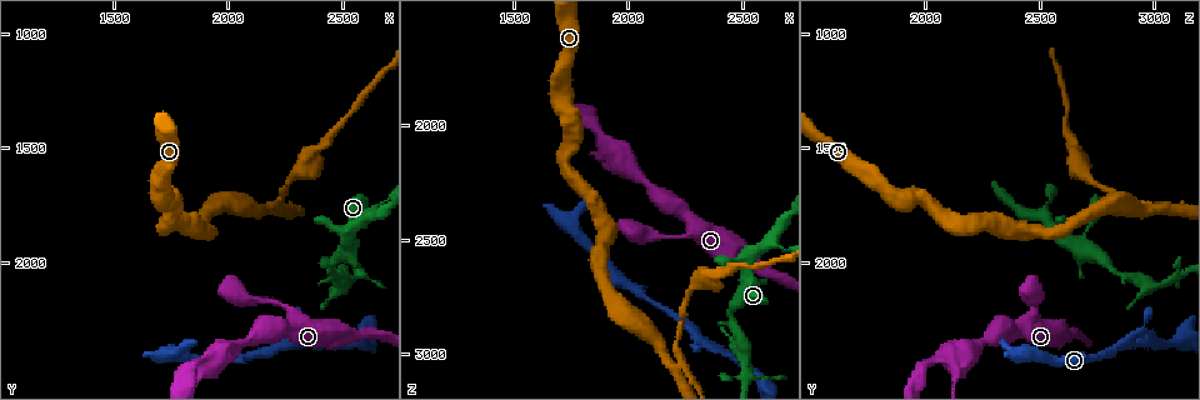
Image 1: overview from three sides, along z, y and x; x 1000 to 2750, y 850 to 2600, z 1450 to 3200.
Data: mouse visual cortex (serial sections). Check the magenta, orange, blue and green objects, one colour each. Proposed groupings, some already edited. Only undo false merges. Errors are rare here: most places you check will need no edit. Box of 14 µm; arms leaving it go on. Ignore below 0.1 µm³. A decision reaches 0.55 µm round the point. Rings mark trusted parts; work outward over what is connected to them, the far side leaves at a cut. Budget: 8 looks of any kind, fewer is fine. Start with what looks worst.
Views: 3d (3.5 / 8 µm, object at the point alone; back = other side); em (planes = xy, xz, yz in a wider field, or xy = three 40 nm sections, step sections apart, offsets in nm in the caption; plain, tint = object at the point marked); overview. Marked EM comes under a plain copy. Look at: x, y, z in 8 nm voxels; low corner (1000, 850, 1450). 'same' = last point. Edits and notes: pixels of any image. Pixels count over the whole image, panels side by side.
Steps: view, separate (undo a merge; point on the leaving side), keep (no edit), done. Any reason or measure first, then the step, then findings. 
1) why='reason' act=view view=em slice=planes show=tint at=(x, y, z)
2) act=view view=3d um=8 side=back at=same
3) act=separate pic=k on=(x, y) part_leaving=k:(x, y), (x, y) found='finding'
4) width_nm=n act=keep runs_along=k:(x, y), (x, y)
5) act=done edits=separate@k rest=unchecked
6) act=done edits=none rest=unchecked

why='thick turns thin' act=view view=3d um=3.5 at=(2600, 2330, 3120)

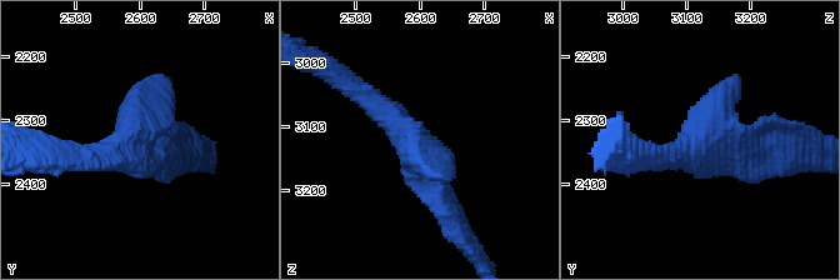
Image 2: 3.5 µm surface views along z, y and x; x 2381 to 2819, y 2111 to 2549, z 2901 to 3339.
why='shape alone is not enough' act=view view=em slice=xy step=2 show=tint at=(2590, 2325, 3120)

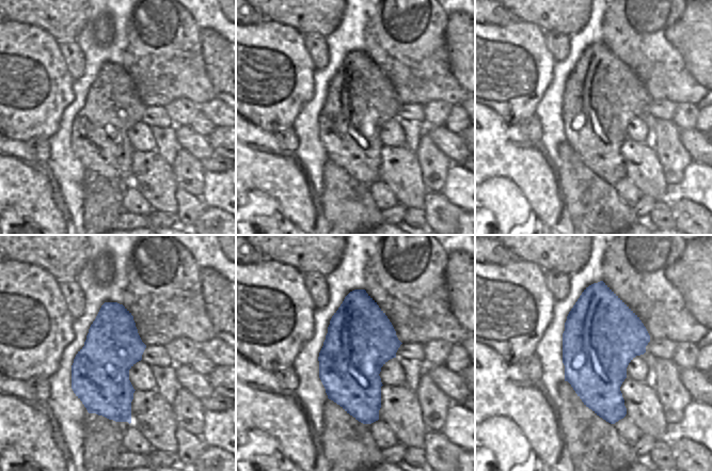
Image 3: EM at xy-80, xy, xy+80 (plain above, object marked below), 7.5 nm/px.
why='cut it another way' act=view view=em slice=xy step=5 show=tint at=same

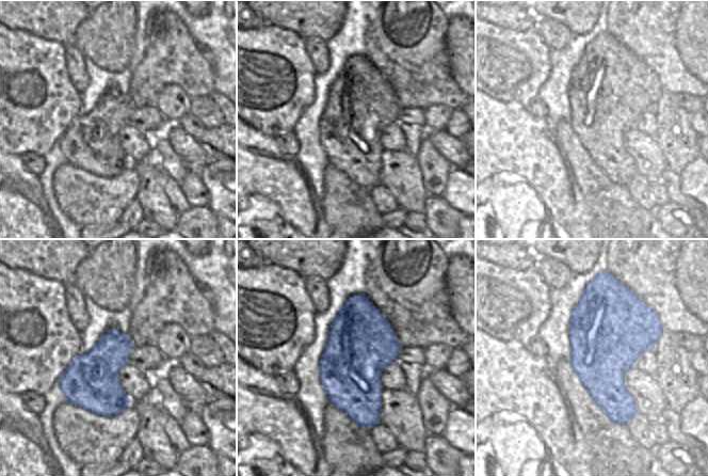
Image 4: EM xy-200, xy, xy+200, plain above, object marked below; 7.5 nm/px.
act=keep runs_along=2:(354, 90), (388, 115), (441, 176) found='continuous, no second cell'

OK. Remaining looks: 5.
why='two arms in line, one across' act=view view=3d um=3.5 at=(2200, 1770, 3060)

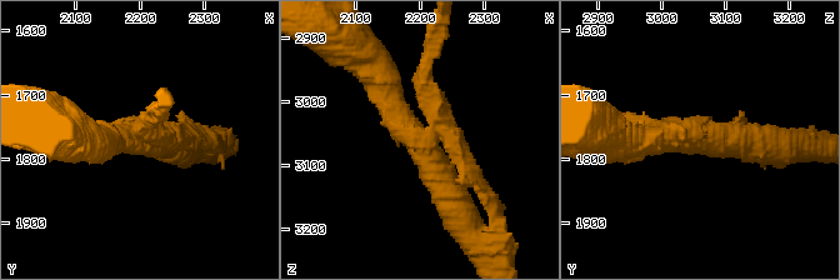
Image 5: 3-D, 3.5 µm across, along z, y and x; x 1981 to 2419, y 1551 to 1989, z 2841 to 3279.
why='now the EM' act=view view=em slice=xy step=1 show=tint at=(2205, 1765, 3060)

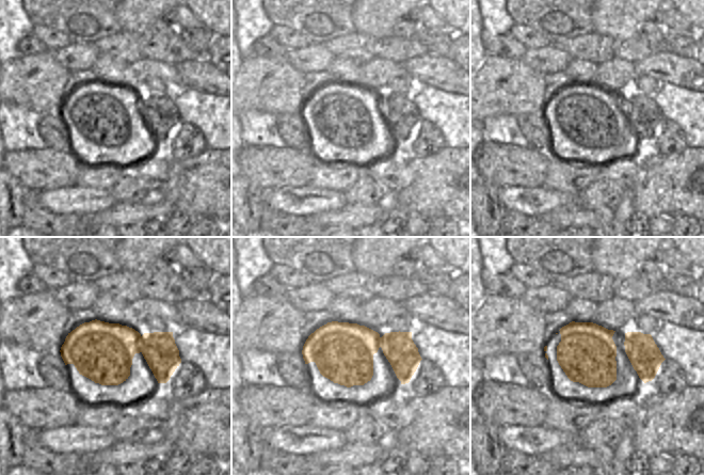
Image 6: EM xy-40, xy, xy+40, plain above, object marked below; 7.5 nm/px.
width_nm=460 act=keep runs_along=5:(95, 140), (145, 121) found='one cell here'

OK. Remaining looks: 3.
why='a fork' act=view view=3d um=3.5 side=back at=(2530, 1930, 2680)

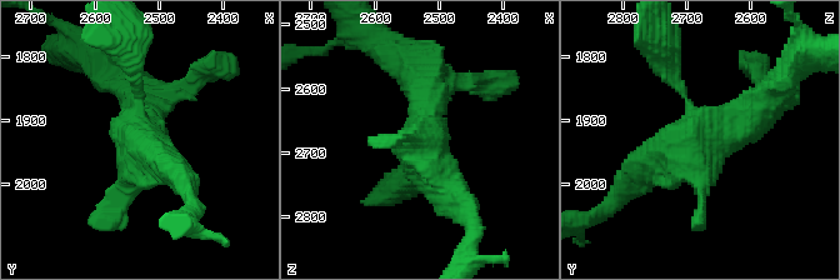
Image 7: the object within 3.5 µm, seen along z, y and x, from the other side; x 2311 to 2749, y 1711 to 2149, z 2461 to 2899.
why='now the EM' act=view view=em slice=xy step=1 show=tint at=(2530, 1920, 2695)

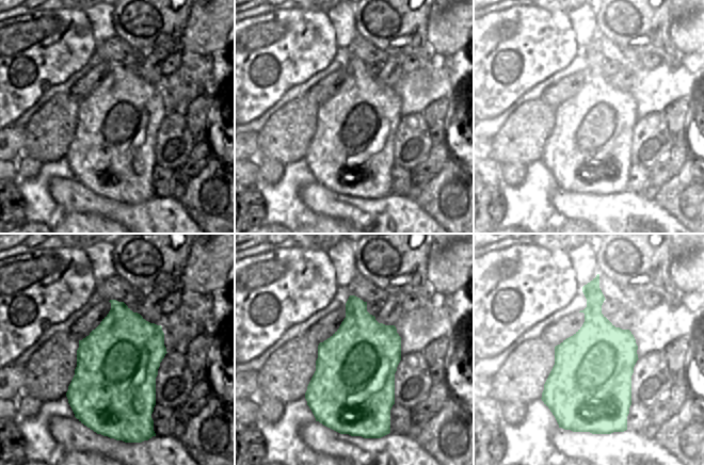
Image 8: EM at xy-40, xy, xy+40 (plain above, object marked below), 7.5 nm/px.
why='another direction' act=view view=em slice=xy step=2 show=tint at=same

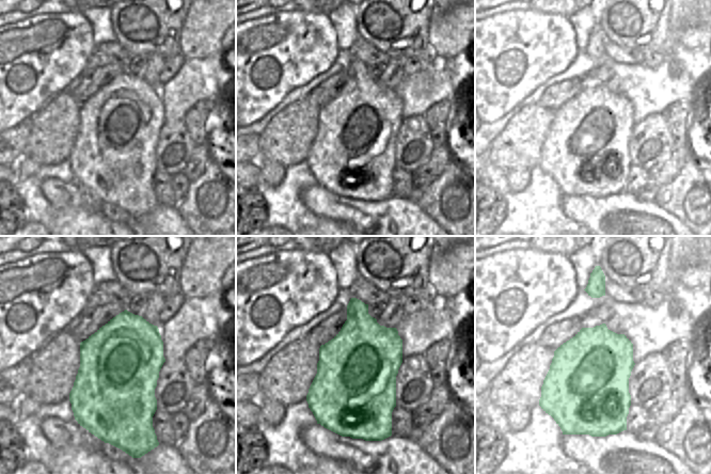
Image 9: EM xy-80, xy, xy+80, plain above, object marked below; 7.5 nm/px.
act=keep runs_along=7:(130, 53), (138, 138), (180, 176) found='all the same cell'

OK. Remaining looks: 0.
act=done edits=none rest=unchecked

